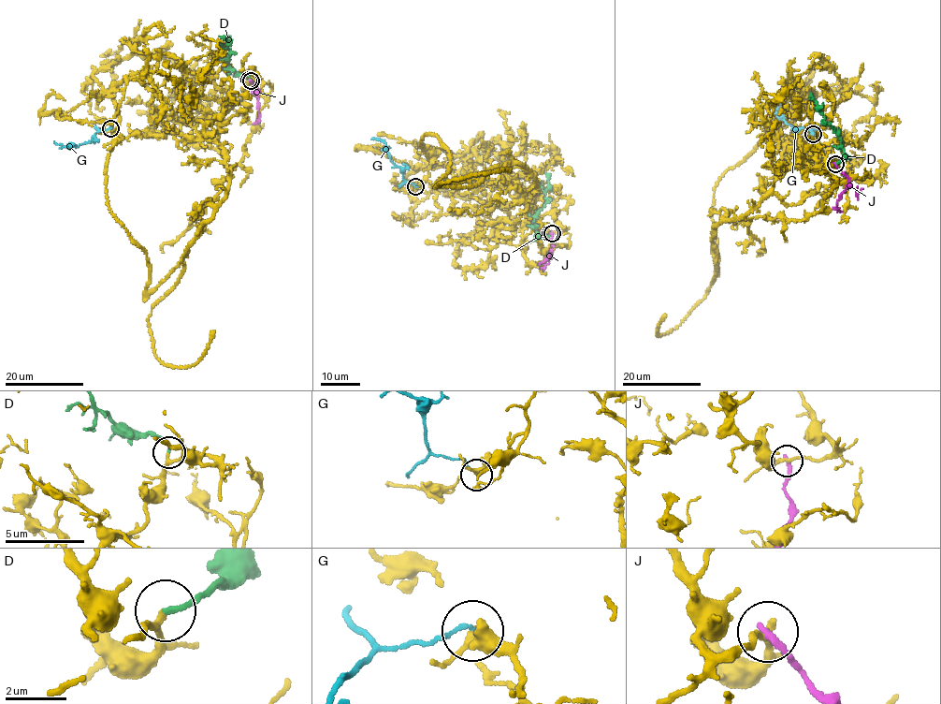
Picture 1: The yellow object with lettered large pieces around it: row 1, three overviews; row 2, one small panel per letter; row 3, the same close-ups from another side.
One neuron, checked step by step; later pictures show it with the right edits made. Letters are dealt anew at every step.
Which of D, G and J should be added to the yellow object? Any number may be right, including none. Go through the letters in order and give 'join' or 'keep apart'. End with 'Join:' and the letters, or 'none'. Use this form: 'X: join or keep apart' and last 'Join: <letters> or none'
D: join
G: keep apart
J: keep apart
Join: D

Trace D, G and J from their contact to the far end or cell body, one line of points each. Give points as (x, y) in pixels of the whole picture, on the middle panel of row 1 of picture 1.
D: (551, 233), (540, 236), (534, 222), (544, 205), (546, 172)
G: (416, 186), (404, 181), (402, 168), (390, 158), (383, 139), (371, 138)
J: (552, 232), (550, 255), (539, 265)

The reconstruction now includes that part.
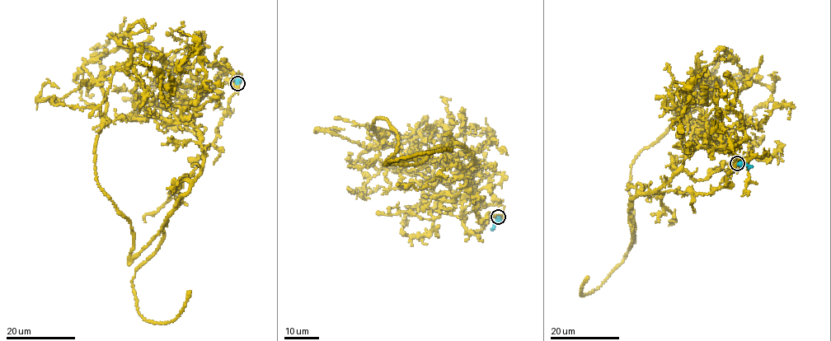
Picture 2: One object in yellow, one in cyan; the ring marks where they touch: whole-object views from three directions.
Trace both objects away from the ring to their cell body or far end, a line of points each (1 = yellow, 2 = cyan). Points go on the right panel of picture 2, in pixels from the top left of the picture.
1: (738, 163), (729, 188), (658, 190), (697, 135), (687, 114), (716, 88), (739, 74), (767, 86), (756, 116)
2: (738, 163), (743, 162), (752, 167)

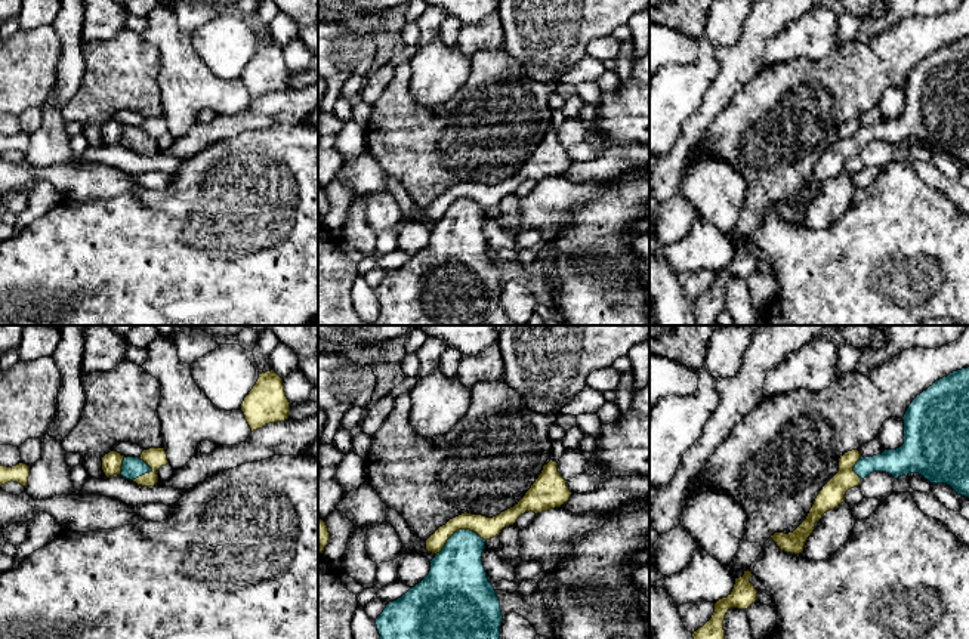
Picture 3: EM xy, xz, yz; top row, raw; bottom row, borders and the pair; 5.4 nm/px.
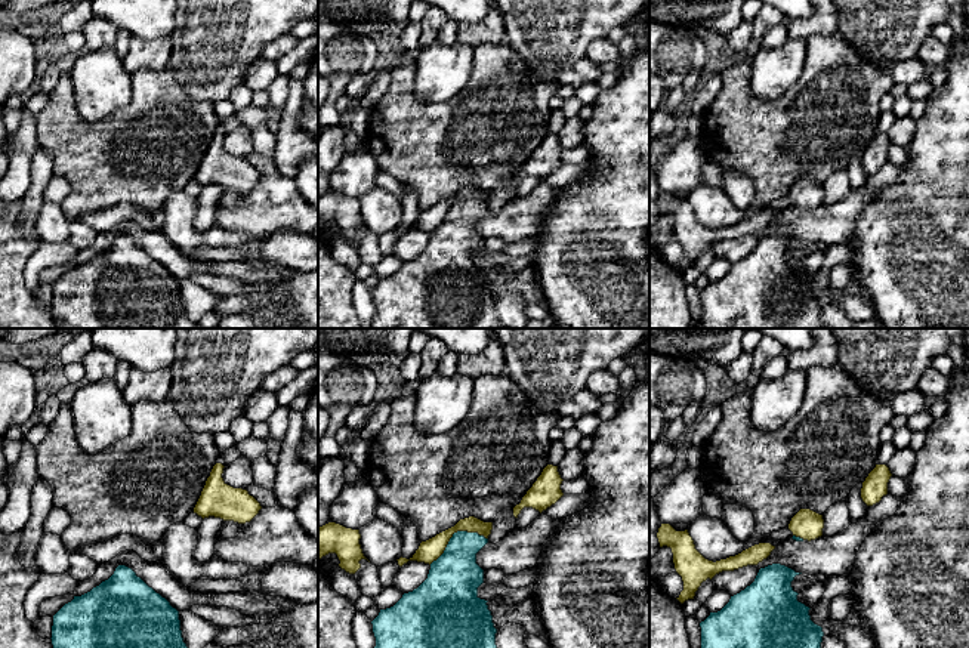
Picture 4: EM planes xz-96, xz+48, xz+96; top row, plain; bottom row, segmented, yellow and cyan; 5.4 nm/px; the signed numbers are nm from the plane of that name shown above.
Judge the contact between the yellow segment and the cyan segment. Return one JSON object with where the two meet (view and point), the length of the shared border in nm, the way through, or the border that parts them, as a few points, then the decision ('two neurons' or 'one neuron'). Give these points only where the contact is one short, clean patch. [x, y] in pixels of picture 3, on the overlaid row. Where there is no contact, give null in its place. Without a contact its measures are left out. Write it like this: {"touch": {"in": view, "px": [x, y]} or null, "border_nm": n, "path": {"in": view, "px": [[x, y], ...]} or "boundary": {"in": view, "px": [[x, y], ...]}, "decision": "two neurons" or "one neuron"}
{"touch": {"in": "xz", "px": [459, 528]}, "border_nm": 300, "path": {"in": "xz", "px": [[487, 528], [459, 528], [457, 574]]}, "decision": "one neuron"}

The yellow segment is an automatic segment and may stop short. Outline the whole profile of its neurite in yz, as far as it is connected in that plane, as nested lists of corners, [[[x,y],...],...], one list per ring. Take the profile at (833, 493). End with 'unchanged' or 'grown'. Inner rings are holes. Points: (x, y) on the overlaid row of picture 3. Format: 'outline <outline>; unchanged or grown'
outline [[[969,367],[950,373],[917,395],[904,417],[904,444],[897,450],[885,450],[873,457],[862,457],[858,450],[840,456],[839,472],[823,487],[806,519],[789,534],[775,532],[771,538],[777,546],[799,555],[805,541],[814,532],[815,524],[828,510],[845,501],[848,490],[873,472],[886,472],[895,479],[902,475],[919,473],[931,484],[947,484],[959,496],[969,498]]]; grown

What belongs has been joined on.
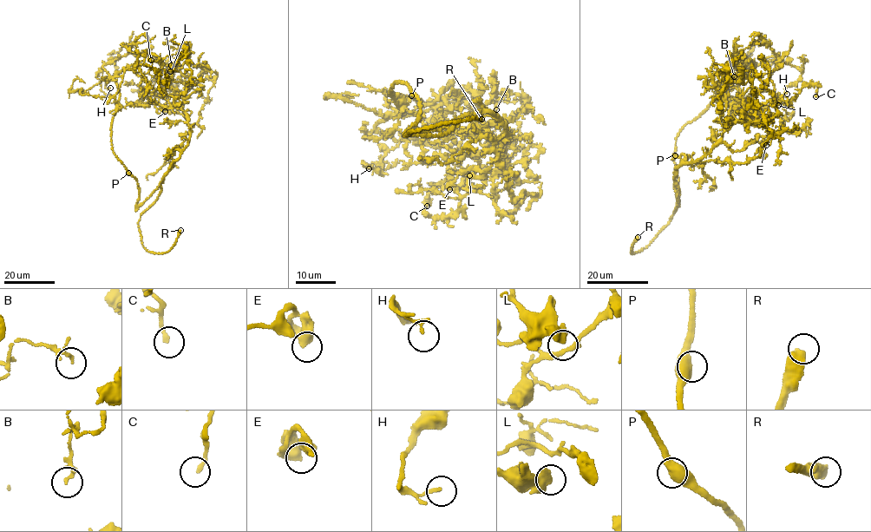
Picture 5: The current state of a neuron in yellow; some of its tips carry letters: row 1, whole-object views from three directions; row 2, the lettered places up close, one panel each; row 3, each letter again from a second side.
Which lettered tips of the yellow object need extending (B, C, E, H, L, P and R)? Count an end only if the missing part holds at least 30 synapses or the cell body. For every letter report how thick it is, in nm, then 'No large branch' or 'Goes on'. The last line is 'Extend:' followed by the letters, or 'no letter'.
B: Thickness 100 nm. No large branch
C: Thickness 180 nm. No large branch
E: Thickness 420 nm. No large branch
H: Thickness 170 nm. No large branch
L: Thickness 320 nm. No large branch
P: Thickness 480 nm. No large branch
R: Thickness 550 nm. Goes on
Extend: R

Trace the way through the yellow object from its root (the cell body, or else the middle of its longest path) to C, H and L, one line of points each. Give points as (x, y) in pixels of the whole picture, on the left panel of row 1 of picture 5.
C: (187, 121), (180, 107), (184, 95), (174, 93), (170, 86), (174, 68), (162, 64), (148, 50), (151, 60)
H: (187, 121), (180, 109), (150, 102), (118, 107), (120, 92), (102, 67), (120, 57), (106, 82), (110, 88)
L: (187, 121), (180, 107), (192, 80), (180, 73), (181, 68), (163, 64), (156, 57), (162, 68), (170, 71)

